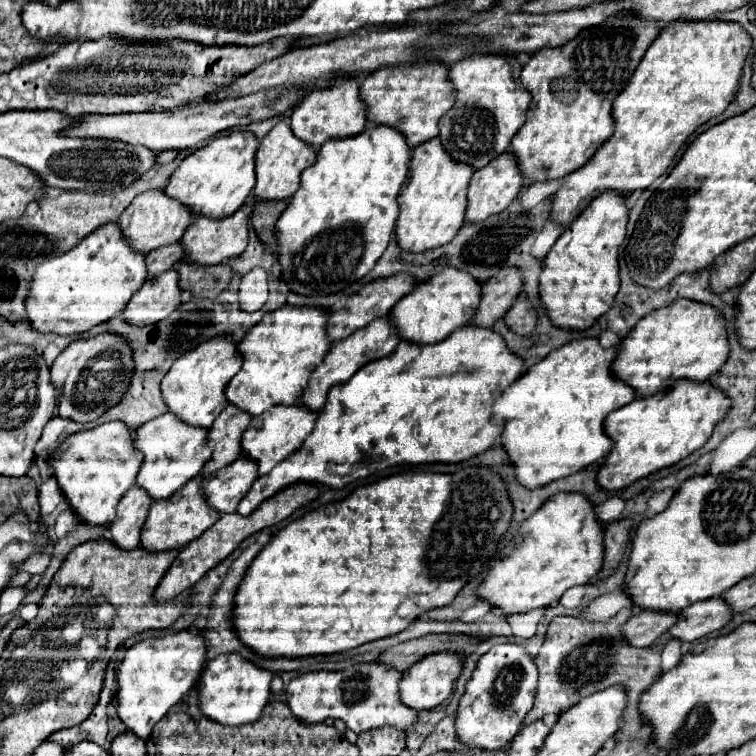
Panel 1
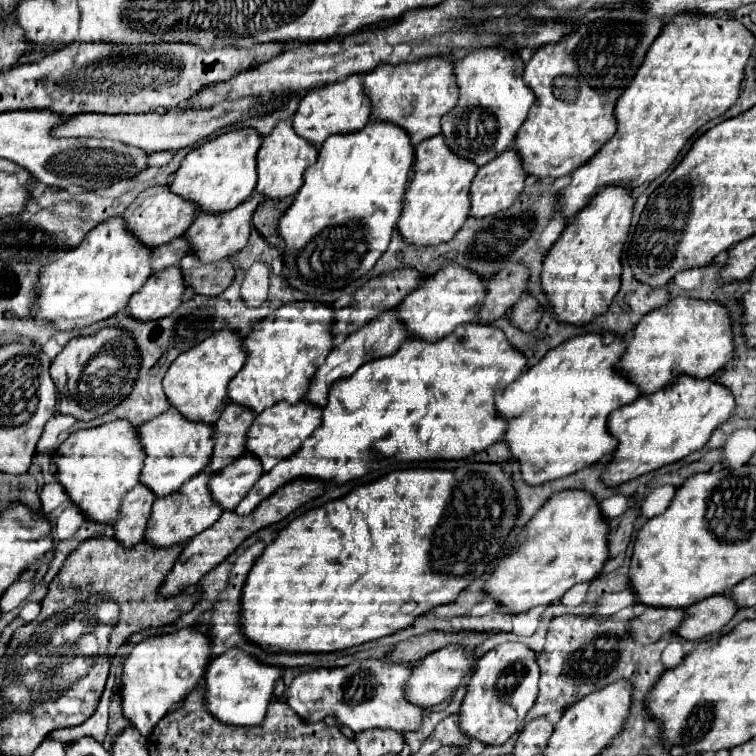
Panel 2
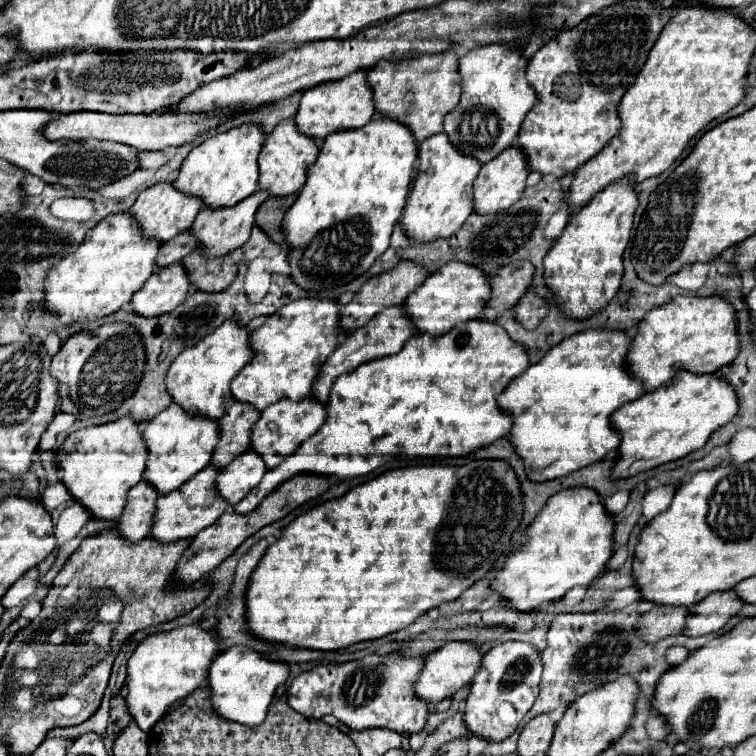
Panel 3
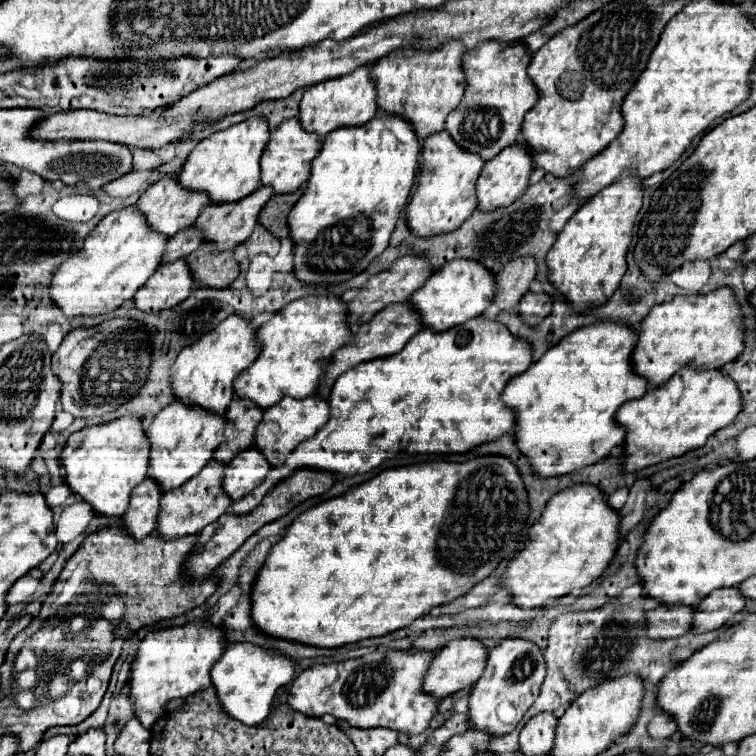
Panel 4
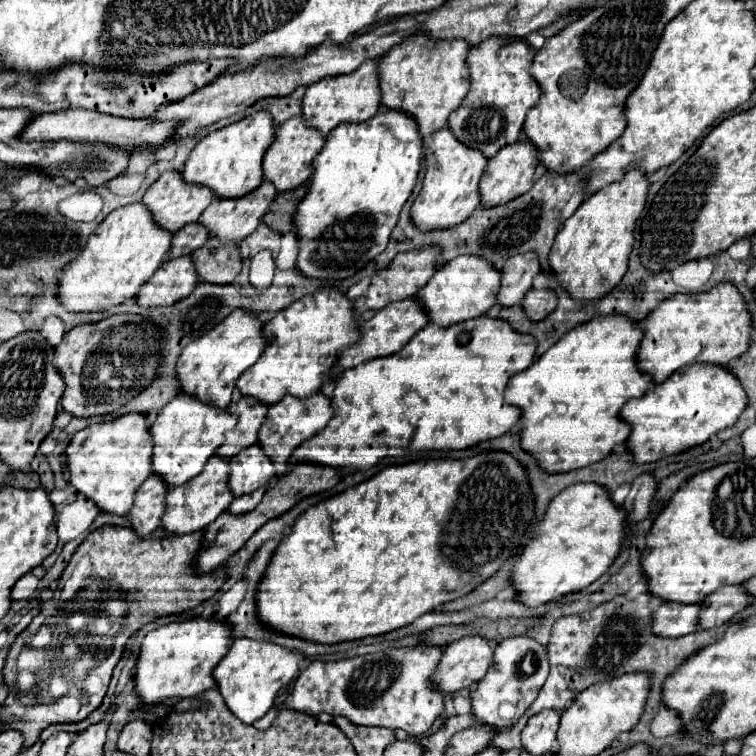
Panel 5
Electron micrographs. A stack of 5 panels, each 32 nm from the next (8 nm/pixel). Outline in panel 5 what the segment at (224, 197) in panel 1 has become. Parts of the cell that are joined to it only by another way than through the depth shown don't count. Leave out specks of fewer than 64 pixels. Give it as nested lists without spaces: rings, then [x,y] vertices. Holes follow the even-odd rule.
[[[256,112],[236,124],[204,136],[192,150],[182,178],[188,184],[206,186],[216,198],[240,198],[256,190],[262,184],[262,156],[274,140],[274,124],[268,112]]]

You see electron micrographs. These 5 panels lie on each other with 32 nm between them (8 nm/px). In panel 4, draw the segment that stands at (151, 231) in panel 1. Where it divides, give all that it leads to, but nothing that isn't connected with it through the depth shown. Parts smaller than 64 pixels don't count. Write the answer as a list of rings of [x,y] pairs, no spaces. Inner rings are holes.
[[[162,178],[156,184],[152,184],[140,198],[138,198],[138,212],[144,214],[144,218],[148,220],[148,226],[154,232],[160,232],[162,236],[172,238],[176,232],[180,232],[182,228],[188,228],[194,224],[194,220],[198,218],[198,214],[202,212],[202,208],[208,206],[208,196],[202,192],[190,192],[184,190],[178,180],[174,178]]]

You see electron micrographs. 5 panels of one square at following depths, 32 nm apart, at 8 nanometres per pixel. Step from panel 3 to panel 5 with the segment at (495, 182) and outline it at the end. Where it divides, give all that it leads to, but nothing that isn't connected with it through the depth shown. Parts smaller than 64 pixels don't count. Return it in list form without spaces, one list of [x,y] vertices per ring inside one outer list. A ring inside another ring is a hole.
[[[520,140],[510,146],[504,146],[494,158],[488,160],[484,176],[480,178],[480,204],[484,208],[494,208],[526,194],[534,184],[532,176],[536,172],[536,166],[538,166],[538,152],[530,142]]]

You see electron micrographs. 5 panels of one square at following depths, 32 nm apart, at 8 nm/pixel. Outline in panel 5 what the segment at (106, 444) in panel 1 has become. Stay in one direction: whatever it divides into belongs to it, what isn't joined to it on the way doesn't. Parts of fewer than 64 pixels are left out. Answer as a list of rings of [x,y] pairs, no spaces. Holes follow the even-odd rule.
[[[126,414],[76,432],[64,450],[70,486],[92,500],[100,512],[124,516],[124,512],[132,508],[136,488],[150,476],[152,440],[148,434],[146,416],[142,414]]]

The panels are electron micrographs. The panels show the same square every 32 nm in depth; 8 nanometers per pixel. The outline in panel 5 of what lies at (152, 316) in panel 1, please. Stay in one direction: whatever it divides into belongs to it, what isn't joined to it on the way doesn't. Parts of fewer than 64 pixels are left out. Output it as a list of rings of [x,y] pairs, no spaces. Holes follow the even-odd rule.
[[[180,256],[176,260],[166,260],[154,272],[152,280],[140,288],[136,302],[144,308],[154,306],[172,306],[184,296],[190,296],[196,288],[198,274],[190,256]]]

